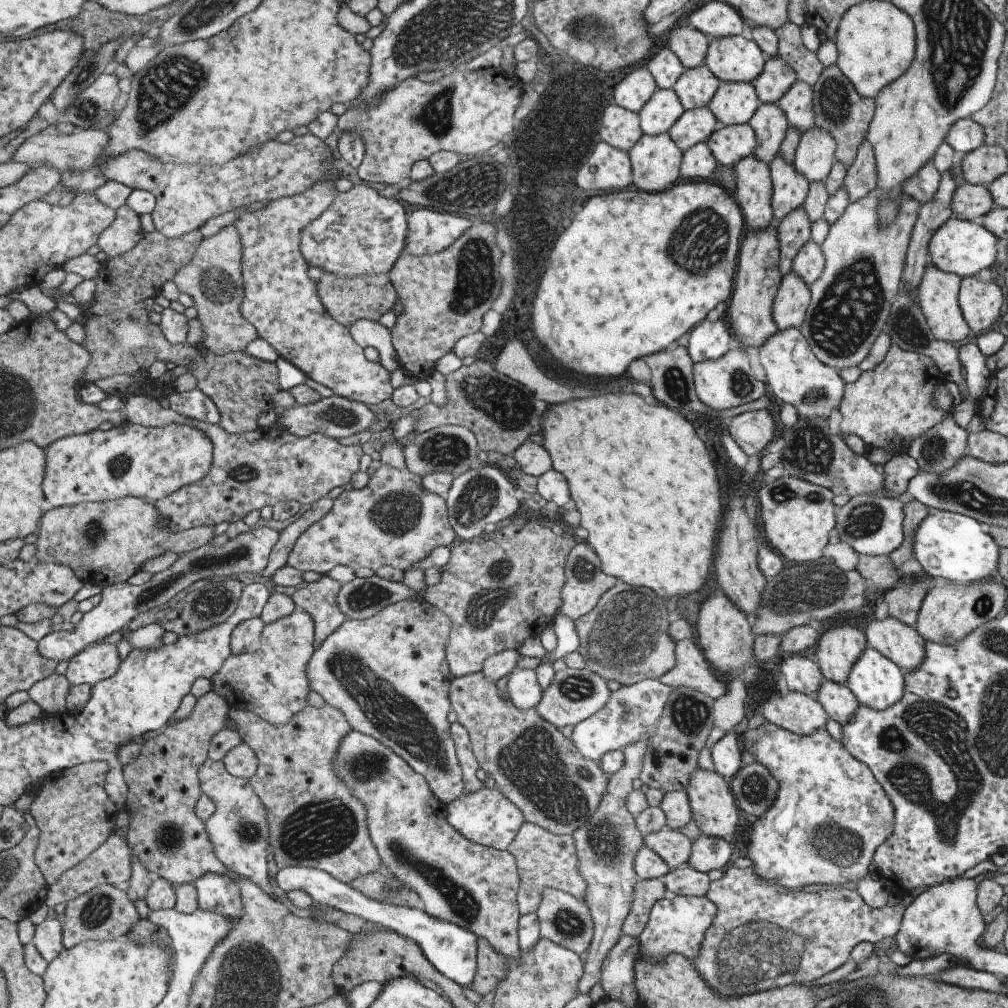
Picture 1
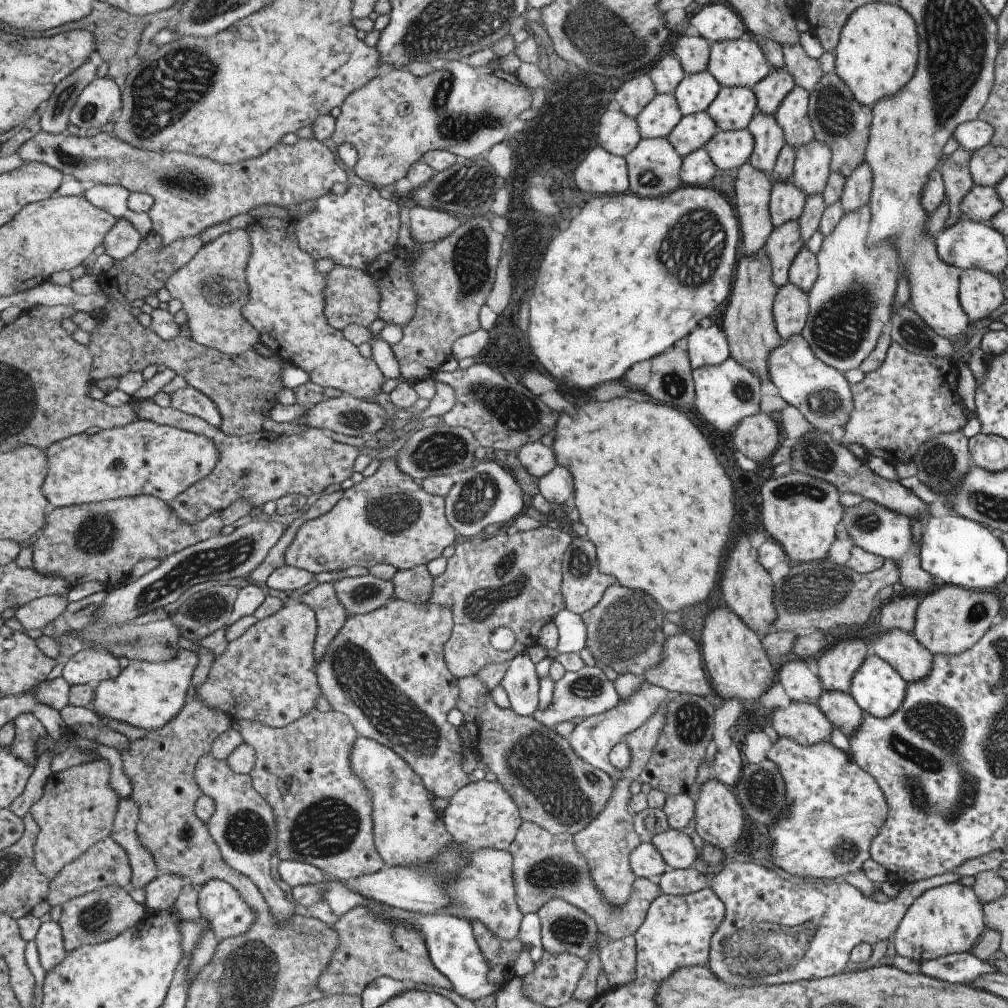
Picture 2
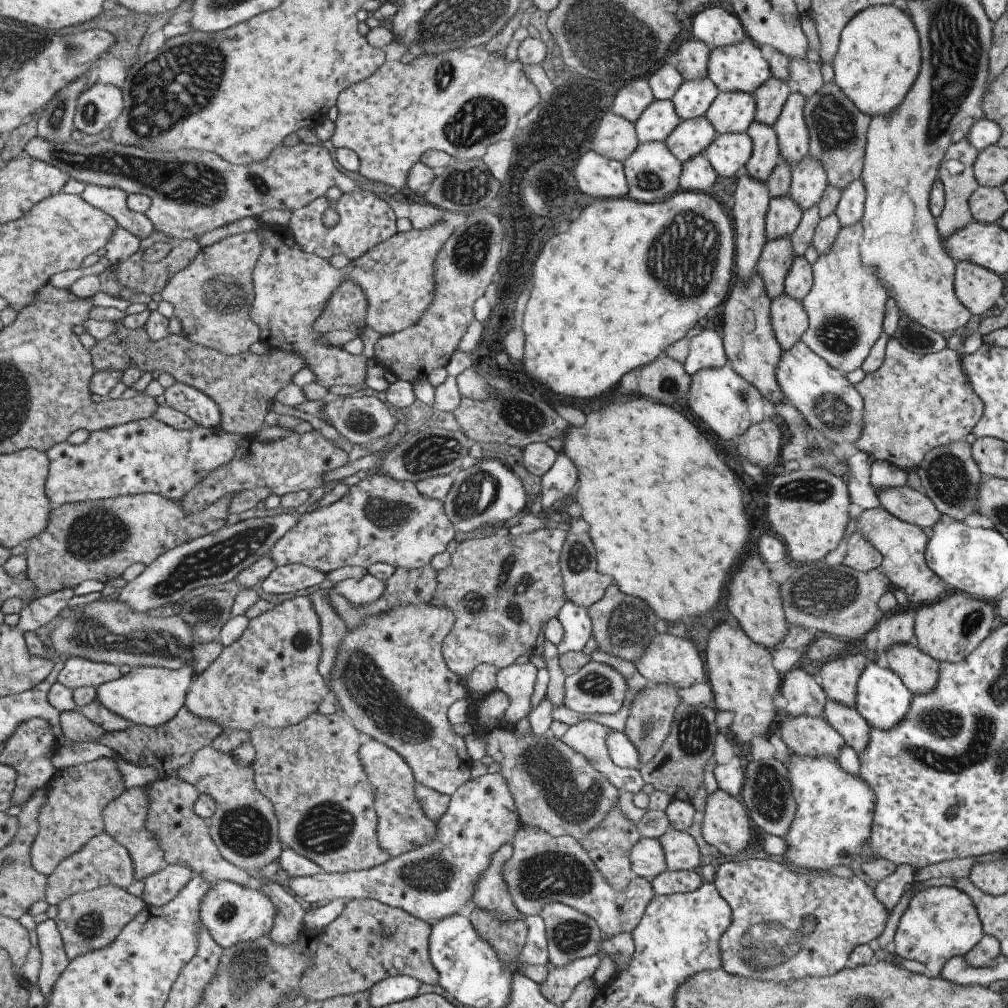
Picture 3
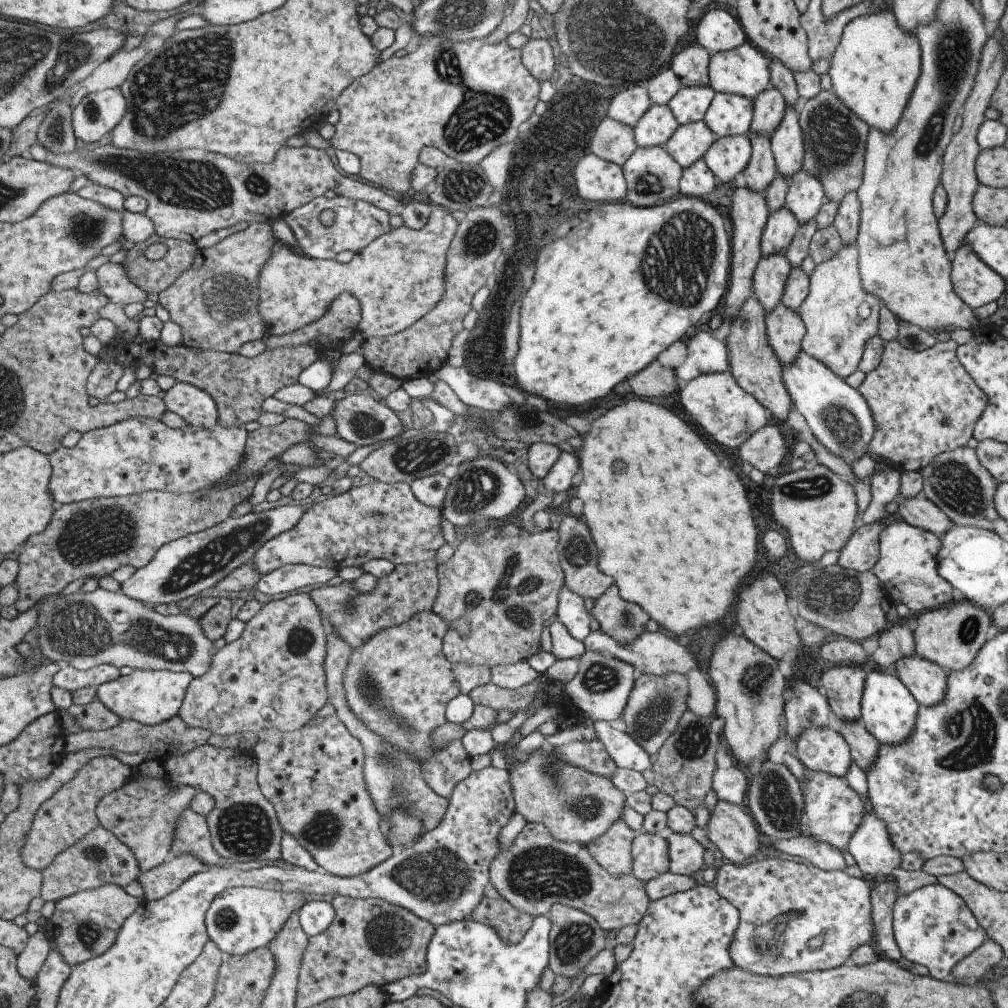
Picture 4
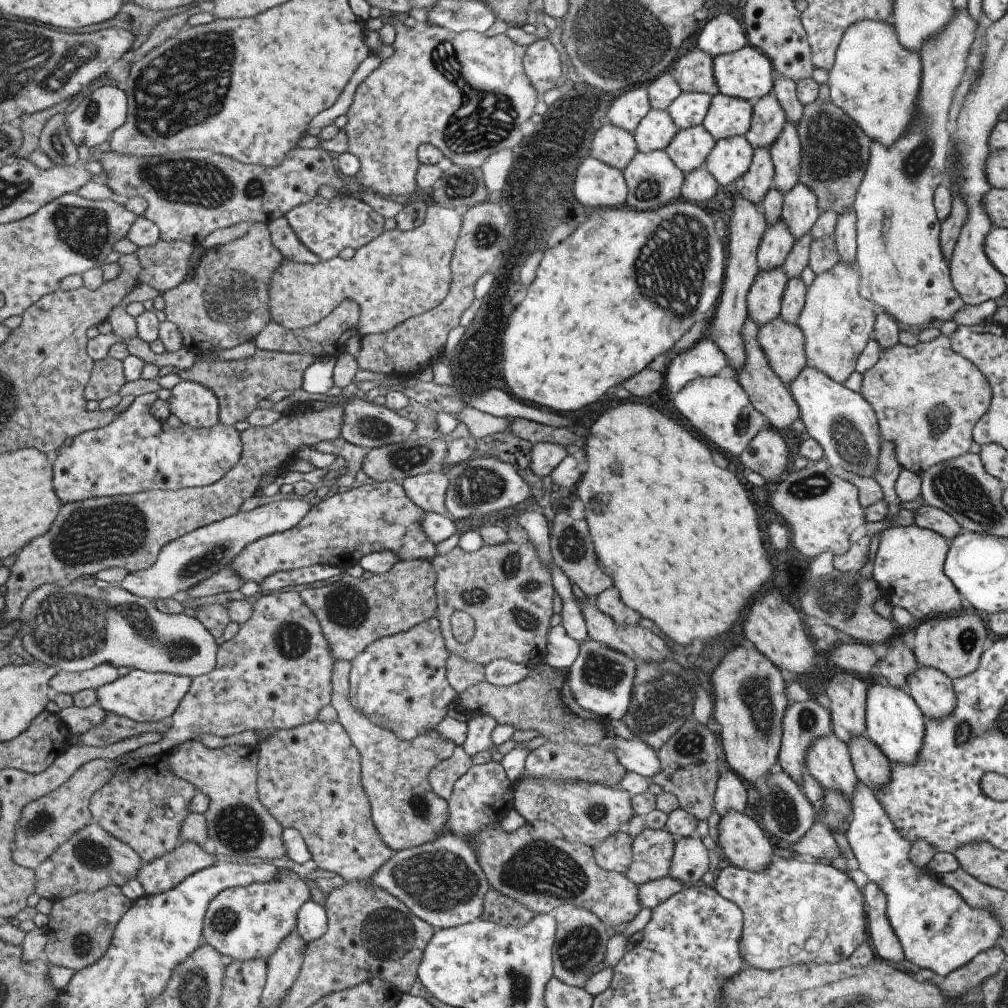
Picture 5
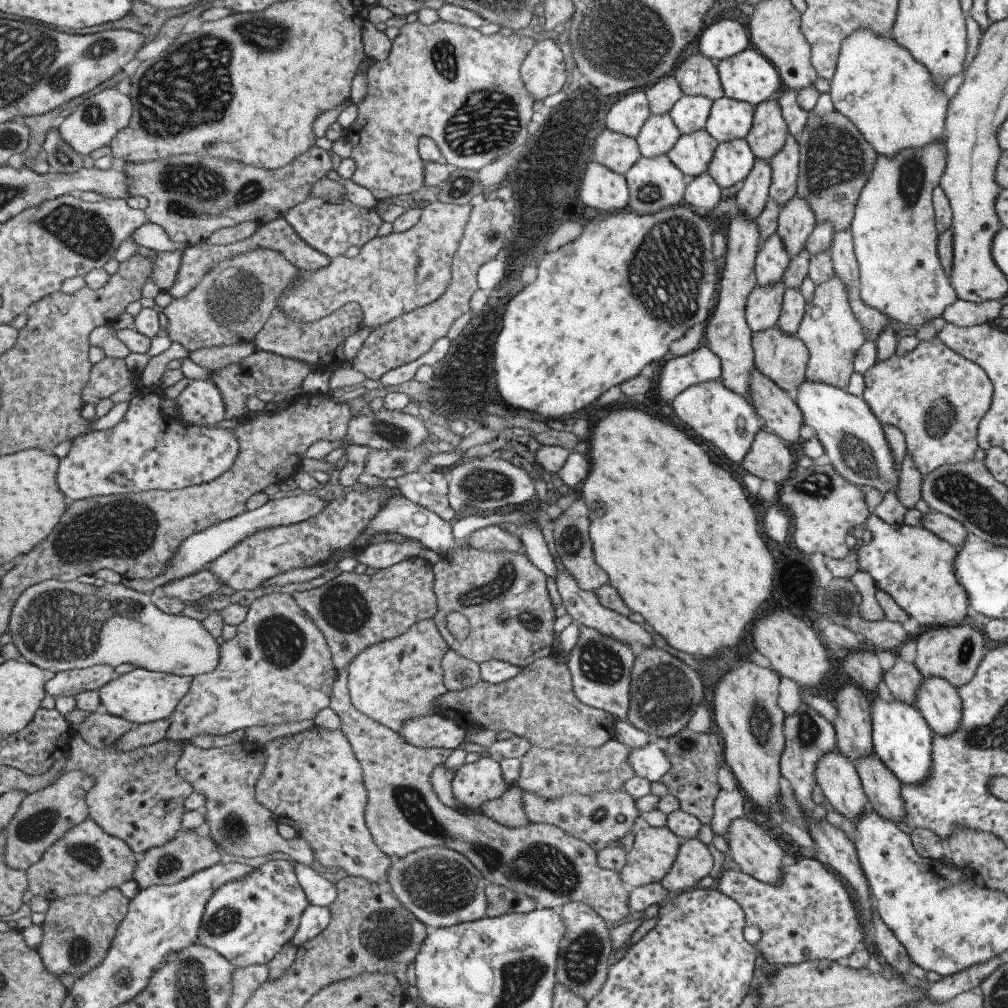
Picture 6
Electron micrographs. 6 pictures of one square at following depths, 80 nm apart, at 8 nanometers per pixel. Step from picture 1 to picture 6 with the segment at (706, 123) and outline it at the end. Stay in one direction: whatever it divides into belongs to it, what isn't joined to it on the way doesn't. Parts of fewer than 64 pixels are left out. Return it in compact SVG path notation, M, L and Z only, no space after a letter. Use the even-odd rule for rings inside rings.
M703 128L691 134L680 134L666 155L688 179L707 170L717 145L718 142Z

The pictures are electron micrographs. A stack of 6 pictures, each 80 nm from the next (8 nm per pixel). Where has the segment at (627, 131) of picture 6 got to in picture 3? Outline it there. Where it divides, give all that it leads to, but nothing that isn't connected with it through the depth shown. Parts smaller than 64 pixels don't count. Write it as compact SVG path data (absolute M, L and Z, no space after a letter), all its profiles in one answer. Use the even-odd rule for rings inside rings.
M635 78L629 84L621 86L615 94L610 111L625 120L634 123L645 107L654 99L648 82Z

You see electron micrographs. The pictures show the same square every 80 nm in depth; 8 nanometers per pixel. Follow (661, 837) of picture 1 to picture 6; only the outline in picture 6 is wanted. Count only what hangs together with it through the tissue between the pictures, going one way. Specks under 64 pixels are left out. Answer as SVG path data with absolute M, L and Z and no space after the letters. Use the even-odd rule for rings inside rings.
M696 838L680 841L677 854L667 874L660 880L664 889L678 894L698 885L711 870L712 858L706 846Z

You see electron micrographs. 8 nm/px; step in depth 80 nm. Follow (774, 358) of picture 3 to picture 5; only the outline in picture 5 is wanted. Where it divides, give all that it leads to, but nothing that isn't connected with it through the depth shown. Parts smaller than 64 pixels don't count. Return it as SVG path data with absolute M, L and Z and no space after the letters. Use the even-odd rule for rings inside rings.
M746 312L740 334L746 352L746 360L736 374L736 381L740 383L753 408L759 411L766 422L770 424L769 427L773 427L775 430L791 428L790 424L794 418L798 417L799 411L787 386L771 370L765 353L762 353L760 349L757 342L758 328L759 326L756 325L756 322L753 322L753 319Z

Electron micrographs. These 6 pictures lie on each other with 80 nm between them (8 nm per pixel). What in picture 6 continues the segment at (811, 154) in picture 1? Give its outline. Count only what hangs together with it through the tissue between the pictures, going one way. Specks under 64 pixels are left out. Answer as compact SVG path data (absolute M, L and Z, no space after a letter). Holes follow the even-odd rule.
M795 194L782 204L776 233L780 236L789 259L803 248L815 223L813 211L803 197Z

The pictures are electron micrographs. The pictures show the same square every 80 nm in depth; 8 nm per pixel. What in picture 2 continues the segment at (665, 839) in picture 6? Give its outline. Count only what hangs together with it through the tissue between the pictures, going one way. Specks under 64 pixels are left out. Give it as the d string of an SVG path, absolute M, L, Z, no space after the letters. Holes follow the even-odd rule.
M641 843L631 851L628 861L636 877L656 879L668 870L657 849L649 843Z

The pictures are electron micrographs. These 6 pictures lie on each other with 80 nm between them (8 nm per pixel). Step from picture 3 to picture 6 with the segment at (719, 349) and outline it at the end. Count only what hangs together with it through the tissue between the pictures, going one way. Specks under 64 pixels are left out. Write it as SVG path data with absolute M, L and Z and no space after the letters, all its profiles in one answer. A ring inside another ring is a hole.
M701 342L696 350L667 360L659 374L657 386L663 400L673 400L688 386L720 378L720 360Z

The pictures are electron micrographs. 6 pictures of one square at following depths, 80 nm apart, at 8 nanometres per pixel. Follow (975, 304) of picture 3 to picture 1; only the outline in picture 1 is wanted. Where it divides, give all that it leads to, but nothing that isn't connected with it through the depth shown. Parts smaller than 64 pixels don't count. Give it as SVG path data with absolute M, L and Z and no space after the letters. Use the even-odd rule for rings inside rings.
M974 276L960 278L958 305L973 332L987 330L1000 316L1003 292L994 282L979 282Z

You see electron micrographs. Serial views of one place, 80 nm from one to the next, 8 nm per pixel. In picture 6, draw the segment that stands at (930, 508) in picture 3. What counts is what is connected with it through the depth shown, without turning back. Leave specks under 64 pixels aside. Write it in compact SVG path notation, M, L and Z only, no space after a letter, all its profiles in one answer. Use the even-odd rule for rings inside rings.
M937 511L921 514L919 525L956 548L966 539L967 532L960 522Z

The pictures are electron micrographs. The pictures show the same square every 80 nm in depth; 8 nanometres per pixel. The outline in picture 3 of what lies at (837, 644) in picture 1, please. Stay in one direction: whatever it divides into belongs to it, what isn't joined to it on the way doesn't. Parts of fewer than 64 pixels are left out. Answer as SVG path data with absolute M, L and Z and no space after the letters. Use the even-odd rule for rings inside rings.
M866 652L843 654L829 659L819 668L818 678L825 697L837 704L855 706L855 687L859 673L863 670L870 655Z

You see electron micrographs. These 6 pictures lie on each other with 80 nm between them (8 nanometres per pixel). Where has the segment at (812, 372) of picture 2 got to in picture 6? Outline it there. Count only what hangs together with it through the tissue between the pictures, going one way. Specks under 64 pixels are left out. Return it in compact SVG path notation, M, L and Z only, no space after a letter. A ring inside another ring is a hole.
M807 378L799 383L795 394L791 395L795 404L799 407L802 424L807 424L807 426L813 428L825 456L829 459L829 464L834 467L839 476L842 476L846 481L859 488L876 488L882 494L885 494L888 490L896 492L898 470L894 469L893 457L885 440L882 426L862 397L853 396L845 389L840 389L821 381L812 381Z

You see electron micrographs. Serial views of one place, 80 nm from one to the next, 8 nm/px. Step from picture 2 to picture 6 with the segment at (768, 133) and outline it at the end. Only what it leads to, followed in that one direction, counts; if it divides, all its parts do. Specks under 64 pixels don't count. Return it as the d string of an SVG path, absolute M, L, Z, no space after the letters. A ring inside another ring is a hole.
M762 158L754 159L751 170L741 182L741 189L736 193L736 206L749 218L754 218L763 210L767 202L770 185L770 166Z

